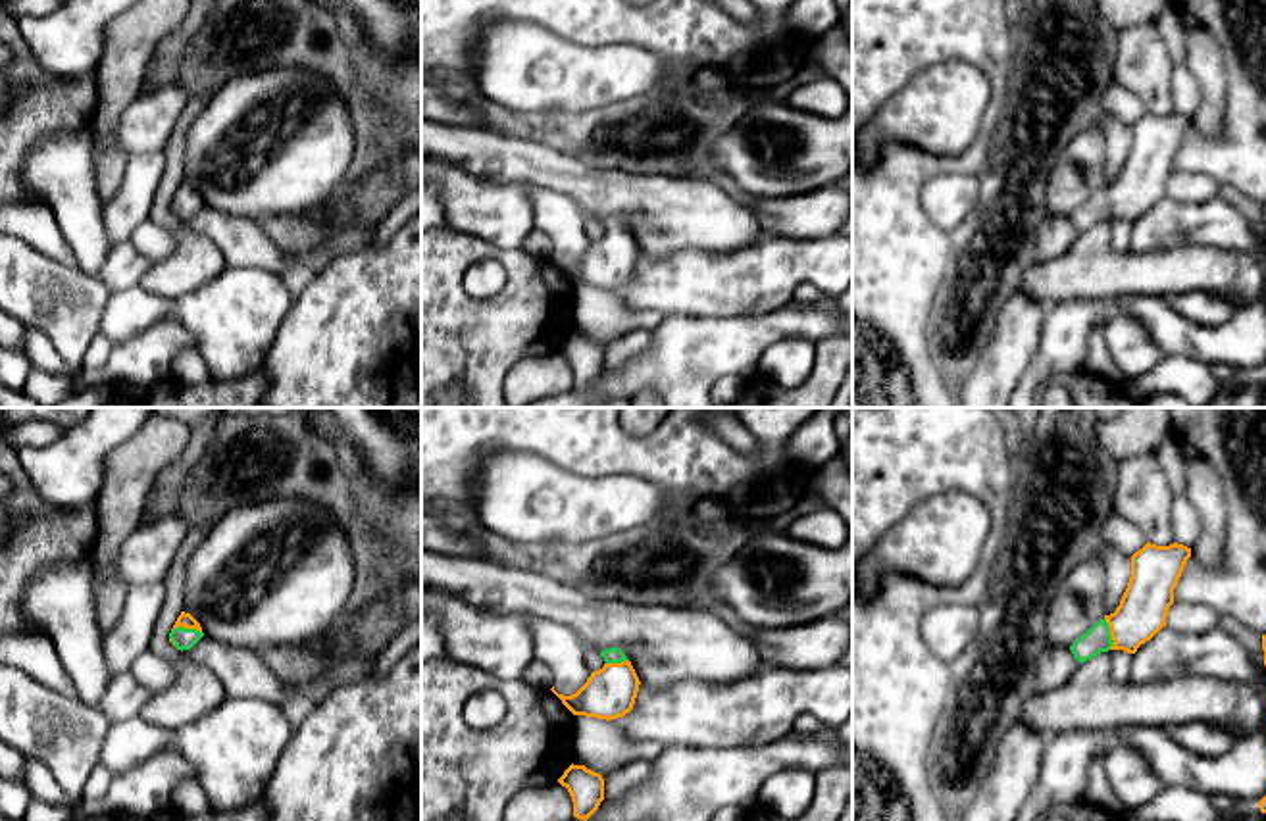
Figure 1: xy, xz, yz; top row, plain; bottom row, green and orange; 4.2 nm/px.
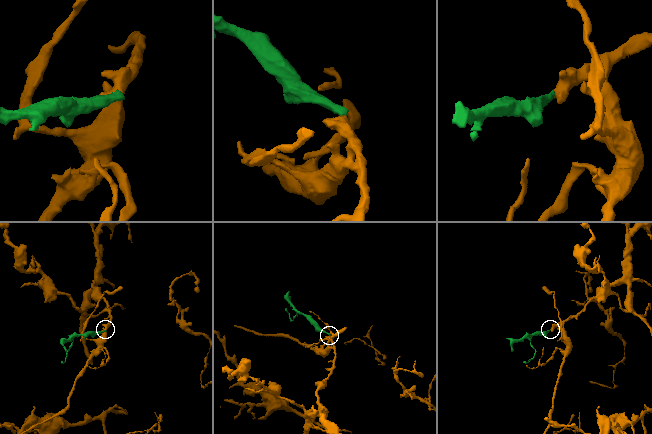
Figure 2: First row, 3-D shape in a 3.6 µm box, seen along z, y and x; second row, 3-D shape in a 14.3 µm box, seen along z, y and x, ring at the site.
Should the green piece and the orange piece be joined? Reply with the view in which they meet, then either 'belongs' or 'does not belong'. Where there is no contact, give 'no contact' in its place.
meets green in yz; belongs

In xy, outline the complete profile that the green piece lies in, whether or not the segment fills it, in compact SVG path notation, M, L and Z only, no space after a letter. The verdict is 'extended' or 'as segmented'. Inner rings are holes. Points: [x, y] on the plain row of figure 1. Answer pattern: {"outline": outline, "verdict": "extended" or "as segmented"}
{"outline": "M181 181L169 202L169 211L183 221L190 219L202 206L200 192L190 183Z", "verdict": "extended"}

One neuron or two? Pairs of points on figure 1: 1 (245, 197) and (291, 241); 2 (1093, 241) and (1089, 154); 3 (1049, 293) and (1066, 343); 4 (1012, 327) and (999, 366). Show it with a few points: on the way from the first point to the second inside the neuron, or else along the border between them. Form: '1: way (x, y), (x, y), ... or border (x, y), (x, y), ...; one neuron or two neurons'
1: border (310, 208), (293, 214), (262, 214), (254, 220); two neurons
2: border (1080, 233), (1064, 252), (1043, 260); two neurons
3: border (1097, 298), (1059, 300), (1047, 308); two neurons
4: way (1012, 337), (1007, 356); one neuron

